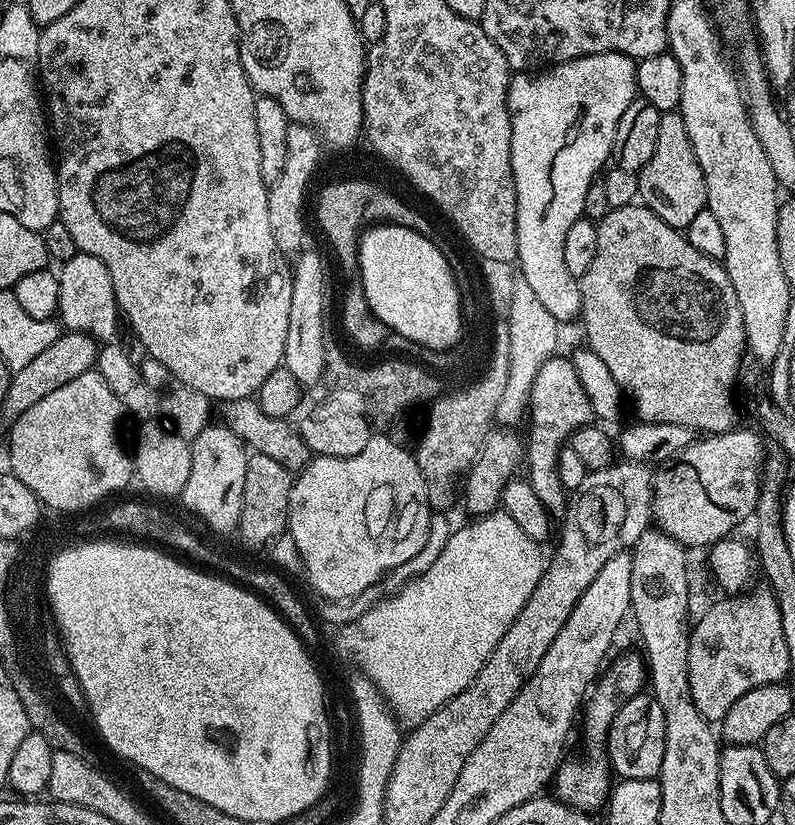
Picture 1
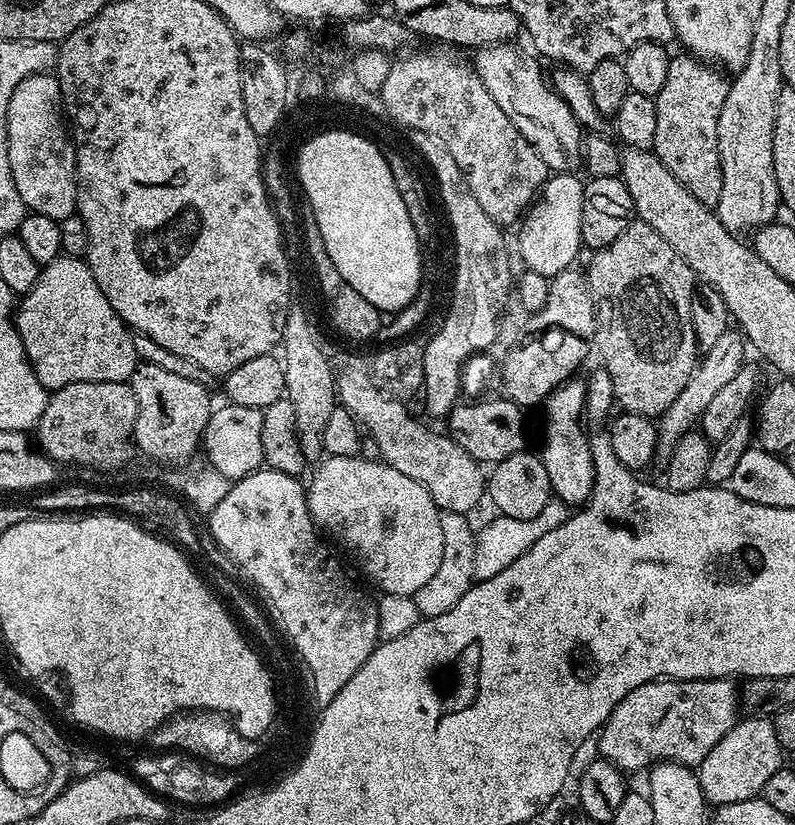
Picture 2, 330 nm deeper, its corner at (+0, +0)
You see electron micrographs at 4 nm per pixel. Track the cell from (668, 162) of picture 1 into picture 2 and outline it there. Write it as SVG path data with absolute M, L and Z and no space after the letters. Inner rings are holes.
M691 54L673 55L666 83L655 96L658 110L658 126L654 129L652 148L656 156L702 202L715 209L722 198L722 166L718 150L718 114L722 114L722 102L726 102L729 81L723 71L713 65L697 60Z

